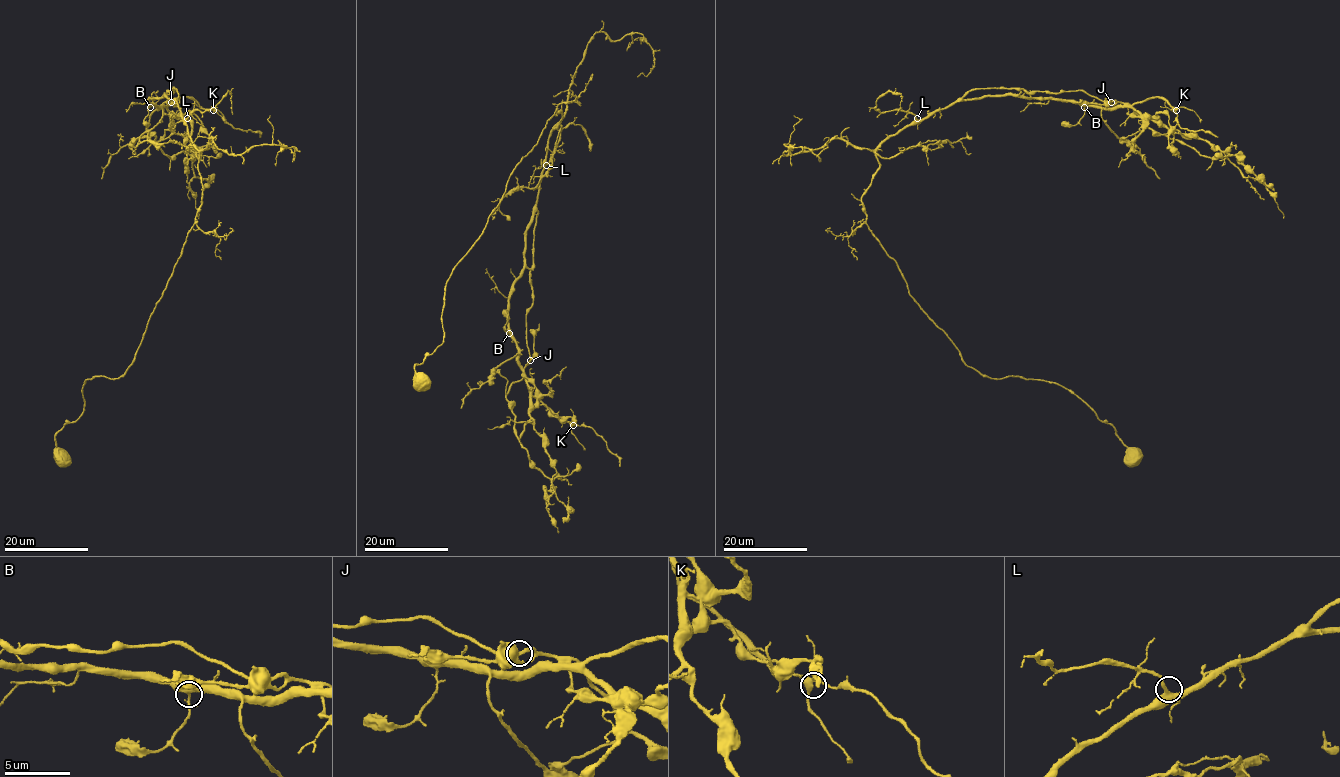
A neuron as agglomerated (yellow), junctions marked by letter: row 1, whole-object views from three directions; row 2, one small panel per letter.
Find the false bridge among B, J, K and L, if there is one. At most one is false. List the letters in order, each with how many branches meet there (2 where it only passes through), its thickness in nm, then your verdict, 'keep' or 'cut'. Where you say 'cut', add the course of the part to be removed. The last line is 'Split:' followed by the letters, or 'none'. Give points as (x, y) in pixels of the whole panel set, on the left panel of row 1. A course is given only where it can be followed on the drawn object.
B: 4 | 400 nm | keep
J: 4 | 360 nm | keep
K: 4 | 320 nm | keep
L: 4 | 320 nm | keep
Split: none

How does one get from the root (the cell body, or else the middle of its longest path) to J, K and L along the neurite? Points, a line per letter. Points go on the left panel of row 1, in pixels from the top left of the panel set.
J: (62, 455), (55, 435), (83, 410), (86, 380), (134, 361), (200, 205), (174, 88), (171, 101)
K: (62, 455), (55, 435), (83, 410), (86, 380), (134, 361), (200, 205), (177, 104), (148, 100), (213, 110)
L: (62, 455), (55, 435), (83, 410), (86, 380), (117, 379), (134, 361), (194, 223), (203, 186), (187, 118)

